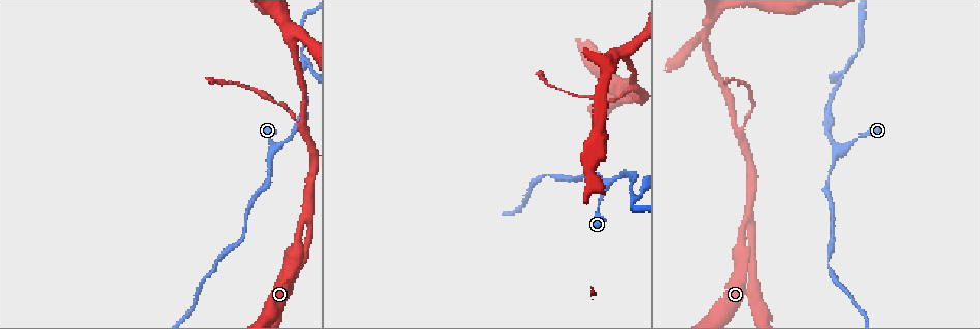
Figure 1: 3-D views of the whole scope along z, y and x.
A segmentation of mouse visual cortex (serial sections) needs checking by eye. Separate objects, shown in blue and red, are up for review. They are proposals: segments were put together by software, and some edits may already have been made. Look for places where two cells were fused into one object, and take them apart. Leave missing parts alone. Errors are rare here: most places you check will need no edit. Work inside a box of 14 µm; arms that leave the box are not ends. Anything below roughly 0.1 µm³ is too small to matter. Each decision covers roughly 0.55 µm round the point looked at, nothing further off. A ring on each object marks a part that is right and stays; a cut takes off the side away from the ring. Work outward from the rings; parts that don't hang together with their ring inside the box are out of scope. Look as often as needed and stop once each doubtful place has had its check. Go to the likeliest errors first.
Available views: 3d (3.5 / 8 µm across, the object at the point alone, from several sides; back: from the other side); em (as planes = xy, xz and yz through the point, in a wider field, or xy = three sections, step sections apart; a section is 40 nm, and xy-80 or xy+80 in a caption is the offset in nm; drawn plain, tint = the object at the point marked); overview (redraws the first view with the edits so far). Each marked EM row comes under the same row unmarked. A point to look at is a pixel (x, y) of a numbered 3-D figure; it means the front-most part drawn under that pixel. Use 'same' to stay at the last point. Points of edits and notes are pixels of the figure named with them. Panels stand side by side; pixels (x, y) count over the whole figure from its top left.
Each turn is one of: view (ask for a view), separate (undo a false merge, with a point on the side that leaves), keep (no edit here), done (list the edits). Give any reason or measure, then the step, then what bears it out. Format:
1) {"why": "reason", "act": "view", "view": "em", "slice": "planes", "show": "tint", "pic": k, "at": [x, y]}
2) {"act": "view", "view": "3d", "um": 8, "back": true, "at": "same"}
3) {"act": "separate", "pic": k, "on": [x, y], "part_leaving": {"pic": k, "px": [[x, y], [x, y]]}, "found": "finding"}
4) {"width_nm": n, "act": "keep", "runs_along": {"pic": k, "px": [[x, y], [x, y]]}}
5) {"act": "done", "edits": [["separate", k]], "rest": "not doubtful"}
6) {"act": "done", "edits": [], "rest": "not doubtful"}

{"why": "three-way junction", "act": "view", "view": "3d", "um": 3.5, "pic": 1, "at": [635, 85]}

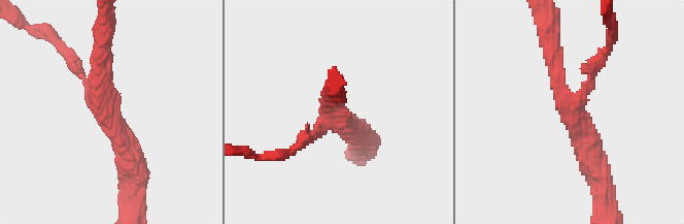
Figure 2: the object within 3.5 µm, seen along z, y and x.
{"arms": 3, "arm_widths_nm": [150, 250, 350], "why": "need the tissue", "act": "view", "view": "em", "slice": "xy", "step": 3, "show": "tint", "pic": 2, "at": [103, 102]}

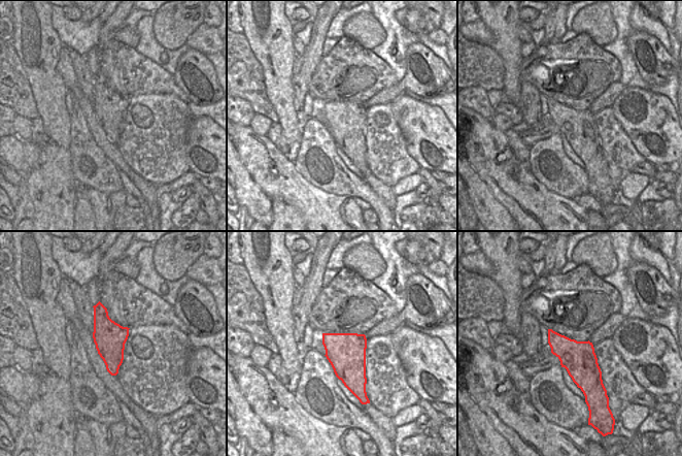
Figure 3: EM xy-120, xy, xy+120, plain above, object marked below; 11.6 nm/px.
{"act": "keep", "runs_along": {"pic": 2, "px": [[593, 160], [561, 93], [551, 39]]}, "found": "one cell here"}

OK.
{"why": "a fork", "act": "view", "view": "3d", "um": 3.5, "pic": 1, "at": [270, 150]}

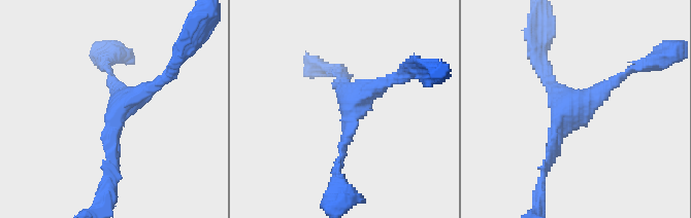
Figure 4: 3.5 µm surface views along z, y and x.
{"act": "keep", "runs_along": {"pic": 4, "px": [[340, 159], [350, 104], [403, 75]]}, "found": "all the same cell"}

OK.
{"why": "arms part here", "act": "view", "view": "3d", "um": 3.5, "pic": 1, "at": [635, 194]}

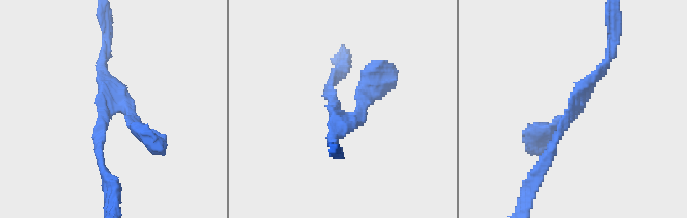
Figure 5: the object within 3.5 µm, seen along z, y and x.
{"arms": 3, "arm_widths_nm": [150, 150, 200], "why": "need the tissue", "act": "view", "view": "em", "slice": "xy", "step": 5, "show": "tint", "pic": 5, "at": [339, 114]}

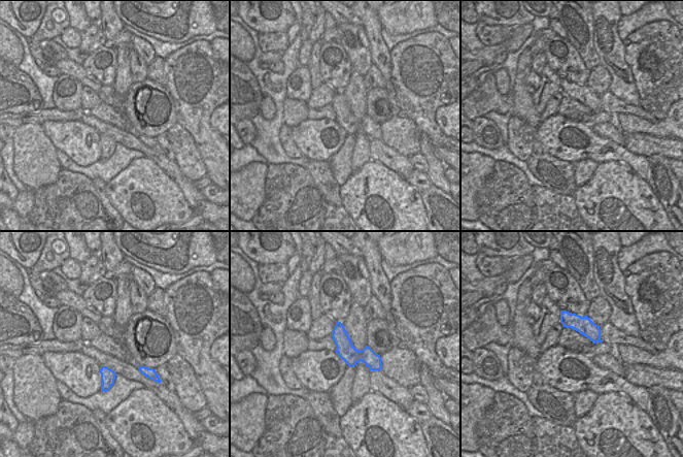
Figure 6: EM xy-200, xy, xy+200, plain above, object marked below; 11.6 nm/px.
{"width_nm": 220, "act": "keep", "runs_along": {"pic": 5, "px": [[542, 162], [579, 93], [614, 51]]}, "found": "continuous, no second cell"}

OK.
{"why": "side arm on a straight run", "act": "view", "view": "3d", "um": 8, "pic": 1, "at": [291, 36]}

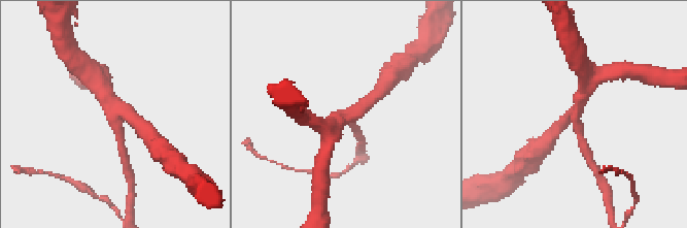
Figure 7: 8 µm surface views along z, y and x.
{"act": "view", "view": "3d", "um": 3.5, "pic": 7, "at": [345, 114]}

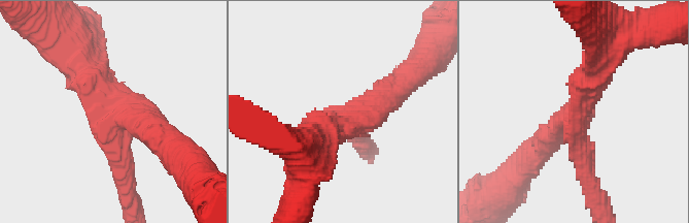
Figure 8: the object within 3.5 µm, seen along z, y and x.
{"arms": 3, "arm_widths_nm": [300, 400, 500], "why": "shape alone is not enough", "act": "view", "view": "em", "slice": "xy", "step": 2, "show": "tint", "pic": 8, "at": [344, 121]}

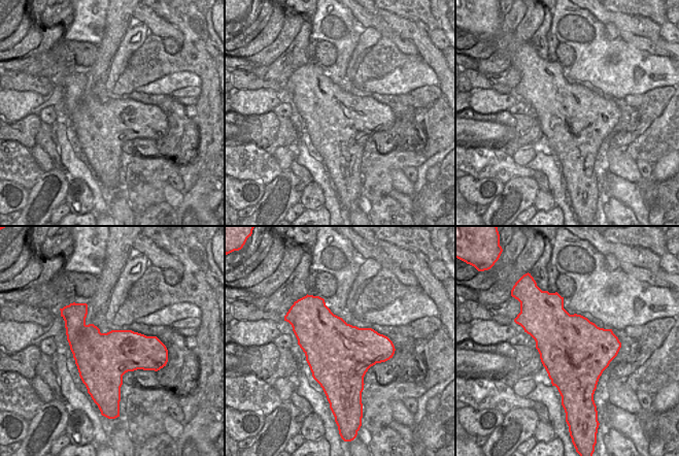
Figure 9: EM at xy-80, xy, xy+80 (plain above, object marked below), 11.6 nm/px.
{"act": "keep", "found": "all the same cell"}

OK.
{"act": "view", "view": "3d", "um": 3.5, "pic": 1, "at": [271, 167]}

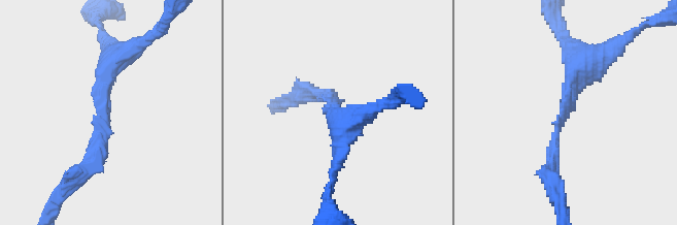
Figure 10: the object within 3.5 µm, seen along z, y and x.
{"arm_widths_nm": [200, 350], "act": "view", "view": "em", "slice": "xy", "step": 3, "show": "tint", "pic": 10, "at": [331, 107]}

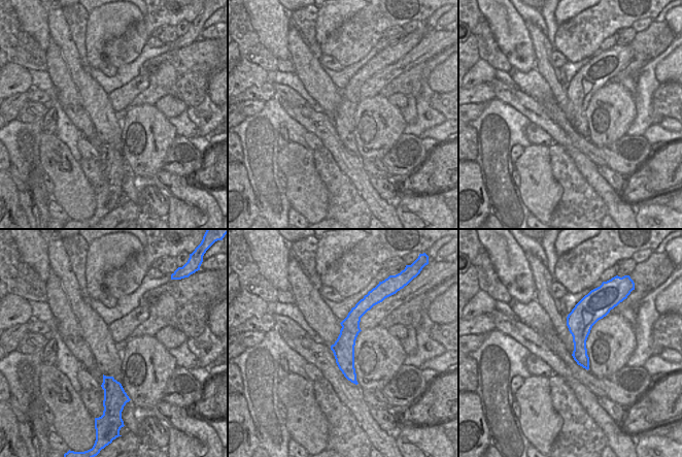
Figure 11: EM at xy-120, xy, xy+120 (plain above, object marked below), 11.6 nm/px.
{"act": "keep", "runs_along": {"pic": 11, "px": [[366, 306], [347, 336], [353, 380]]}, "found": "all the same cell"}

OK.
{"act": "done", "edits": [], "rest": "not doubtful"}

